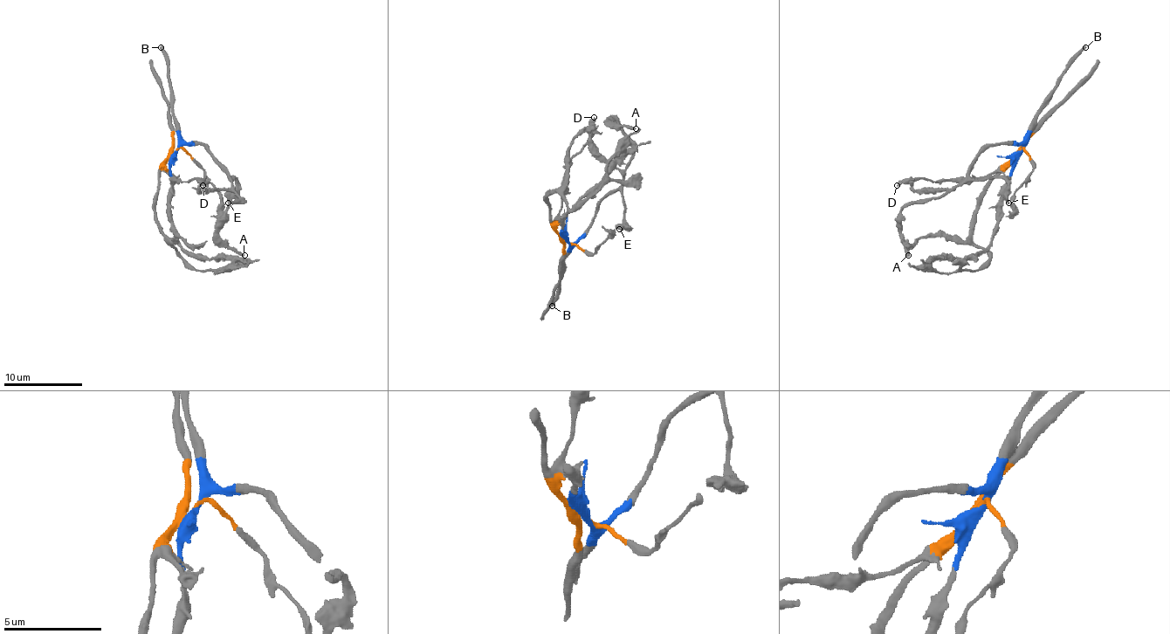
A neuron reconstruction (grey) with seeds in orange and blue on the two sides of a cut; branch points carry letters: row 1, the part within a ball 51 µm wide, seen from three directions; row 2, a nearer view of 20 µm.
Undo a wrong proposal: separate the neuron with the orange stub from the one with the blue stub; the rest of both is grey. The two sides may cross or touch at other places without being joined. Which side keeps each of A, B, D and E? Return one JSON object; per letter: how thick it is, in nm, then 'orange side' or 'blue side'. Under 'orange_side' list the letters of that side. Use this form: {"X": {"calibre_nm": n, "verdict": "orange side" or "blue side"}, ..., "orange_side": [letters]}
{"A": {"calibre_nm": 240, "verdict": "blue side"}, "B": {"calibre_nm": 280, "verdict": "blue side"}, "D": {"calibre_nm": 320, "verdict": "orange side"}, "E": {"calibre_nm": 360, "verdict": "blue side"}, "orange_side": ["D"]}

